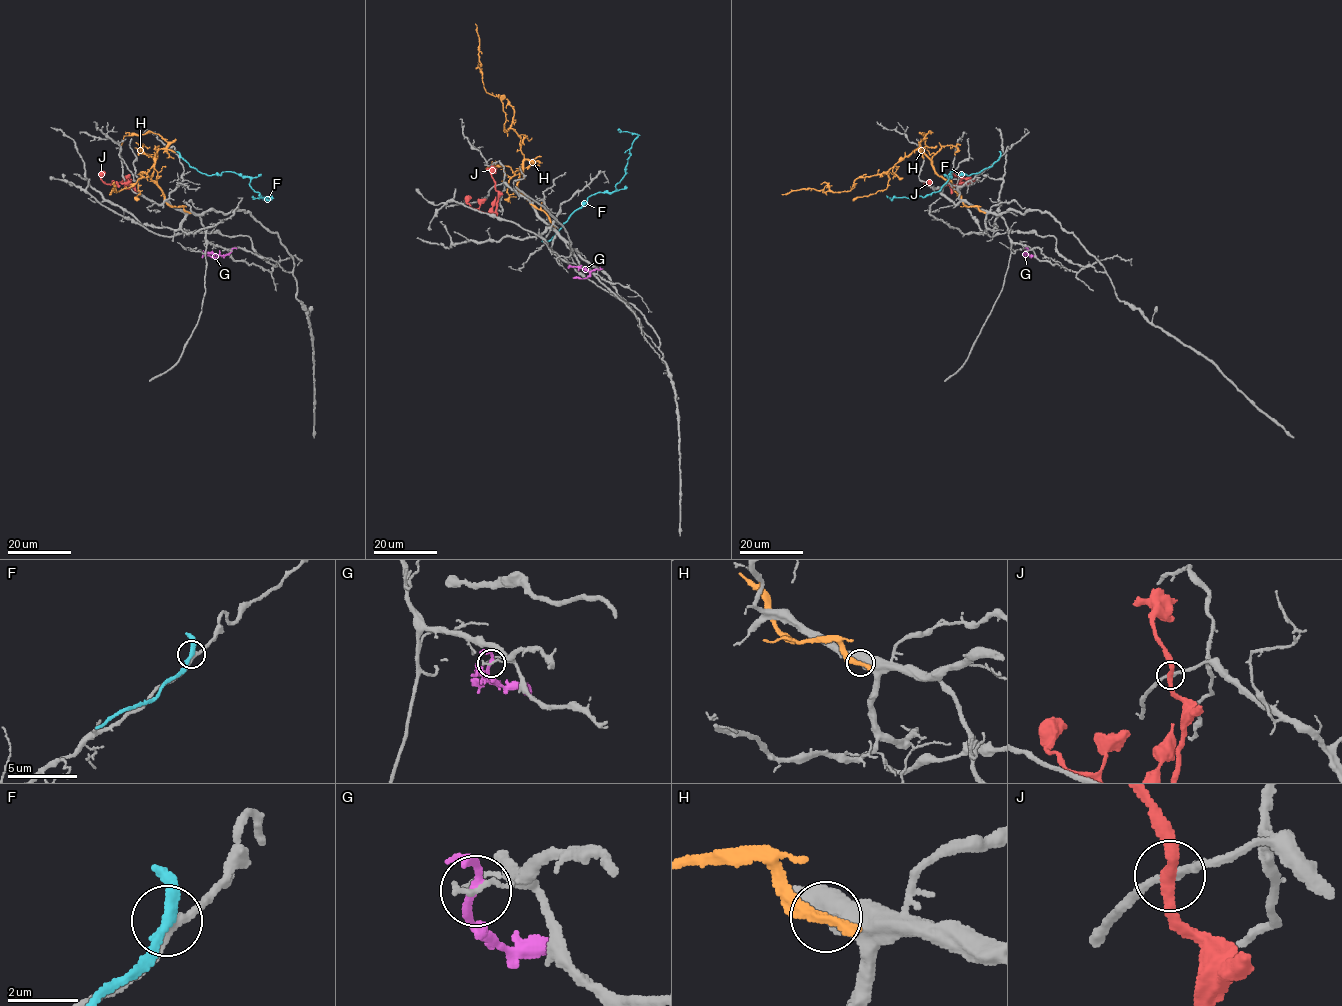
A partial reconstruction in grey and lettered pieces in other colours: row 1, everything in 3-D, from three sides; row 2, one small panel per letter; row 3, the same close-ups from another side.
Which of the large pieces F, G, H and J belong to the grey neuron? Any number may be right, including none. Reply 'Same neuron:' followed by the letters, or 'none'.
Same neuron: none

